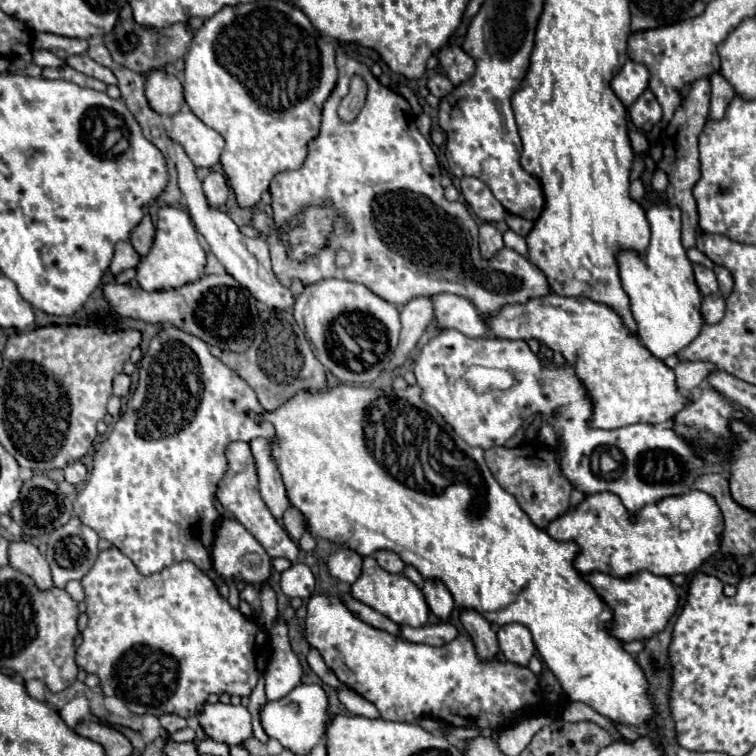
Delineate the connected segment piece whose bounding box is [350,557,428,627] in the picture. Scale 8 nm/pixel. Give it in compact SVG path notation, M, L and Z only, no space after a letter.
M364 557L364 565L362 565L362 573L356 579L356 583L352 583L350 593L356 601L376 609L378 613L386 615L388 619L392 619L398 625L412 625L412 627L424 627L428 621L428 603L422 595L422 591L404 575L392 575L388 571L384 571L374 557Z

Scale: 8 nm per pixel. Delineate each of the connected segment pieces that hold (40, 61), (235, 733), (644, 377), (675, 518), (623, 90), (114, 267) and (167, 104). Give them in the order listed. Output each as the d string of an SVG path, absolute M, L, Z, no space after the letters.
M44 49L34 51L34 63L38 67L60 67L60 65L64 65L64 61L60 57L56 57L56 55L52 55L50 51L44 51Z
M204 703L200 713L196 713L196 721L206 737L226 745L244 743L252 737L252 715L242 705Z
M548 293L548 297L536 297L532 301L526 301L524 305L504 305L504 309L496 313L496 317L492 315L484 317L492 321L492 333L488 333L488 337L522 339L522 341L536 339L554 353L562 353L566 365L572 365L576 369L576 377L588 391L588 397L592 397L592 417L588 419L588 423L596 429L618 429L636 423L650 423L650 425L668 423L688 403L688 399L682 397L676 389L674 371L666 367L660 359L656 359L638 341L638 337L634 337L622 325L622 319L604 303L594 303L586 297L562 297L556 293Z
M688 491L684 497L664 497L656 505L644 505L640 513L636 513L636 521L628 521L628 509L620 505L620 497L614 493L592 493L592 497L584 497L576 507L570 507L564 515L550 521L546 533L558 541L574 541L580 547L580 553L574 559L574 569L580 573L602 571L616 577L626 577L638 571L650 571L654 575L690 575L694 573L710 555L718 551L718 535L722 531L722 515L716 507L716 501L702 491Z
M626 61L624 67L620 69L620 73L612 79L612 89L616 93L616 97L630 107L636 97L648 87L648 71L642 63L634 63L634 61Z
M122 241L120 245L116 245L116 253L112 257L110 271L112 271L112 275L118 275L124 269L136 267L138 261L140 261L140 255L132 249L132 243L130 241Z
M152 71L146 79L146 97L156 113L174 115L184 105L184 87L174 75Z

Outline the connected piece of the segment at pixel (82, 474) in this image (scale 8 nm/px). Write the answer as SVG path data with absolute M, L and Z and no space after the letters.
M74 461L72 465L68 465L64 469L64 475L66 475L66 481L72 483L72 485L78 485L86 479L86 467L80 463L80 461Z

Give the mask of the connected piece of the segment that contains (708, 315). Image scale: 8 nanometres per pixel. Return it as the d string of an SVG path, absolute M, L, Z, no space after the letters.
M712 293L702 301L702 315L706 323L718 323L724 317L726 299L720 293Z

